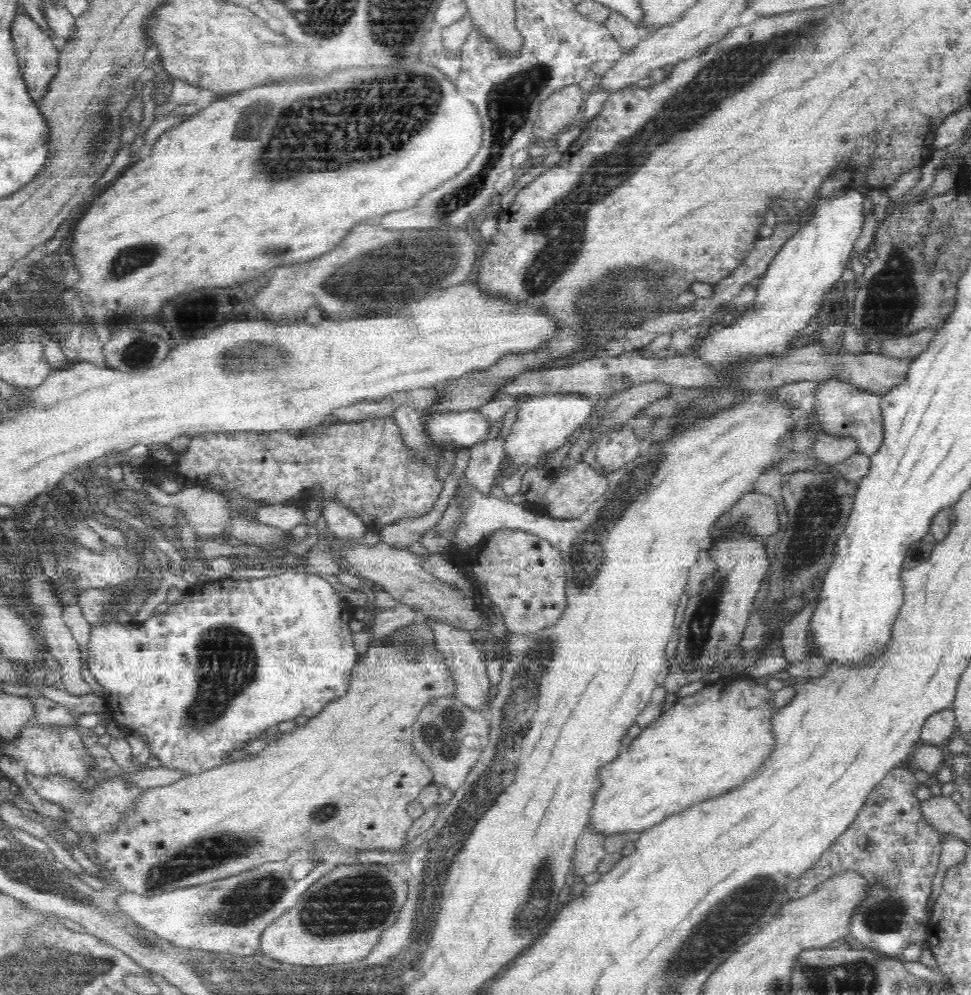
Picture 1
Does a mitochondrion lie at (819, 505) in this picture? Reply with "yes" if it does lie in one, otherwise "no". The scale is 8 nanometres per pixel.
yes

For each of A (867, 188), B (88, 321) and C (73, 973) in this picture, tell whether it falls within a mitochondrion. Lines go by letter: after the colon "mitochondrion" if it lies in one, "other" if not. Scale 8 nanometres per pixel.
A: other
B: other
C: mitochondrion

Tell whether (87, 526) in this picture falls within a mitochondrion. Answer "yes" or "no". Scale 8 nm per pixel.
no

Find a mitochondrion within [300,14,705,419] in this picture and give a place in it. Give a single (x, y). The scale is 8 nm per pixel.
(360, 278)

